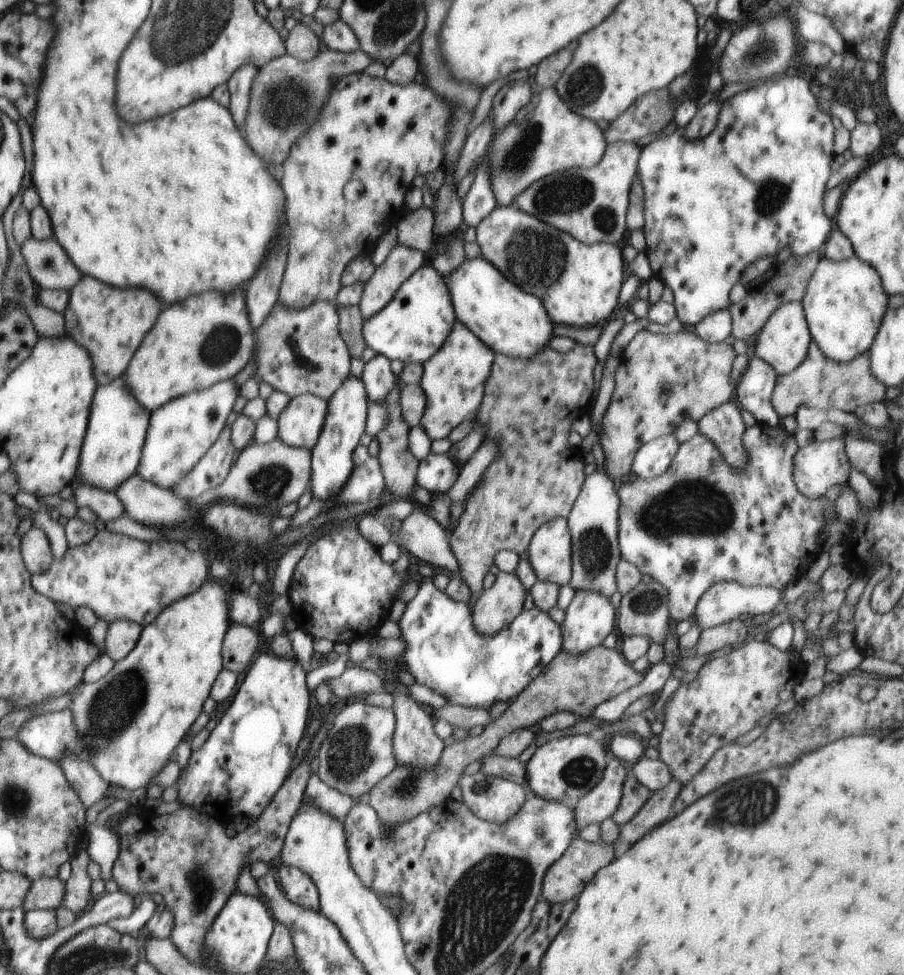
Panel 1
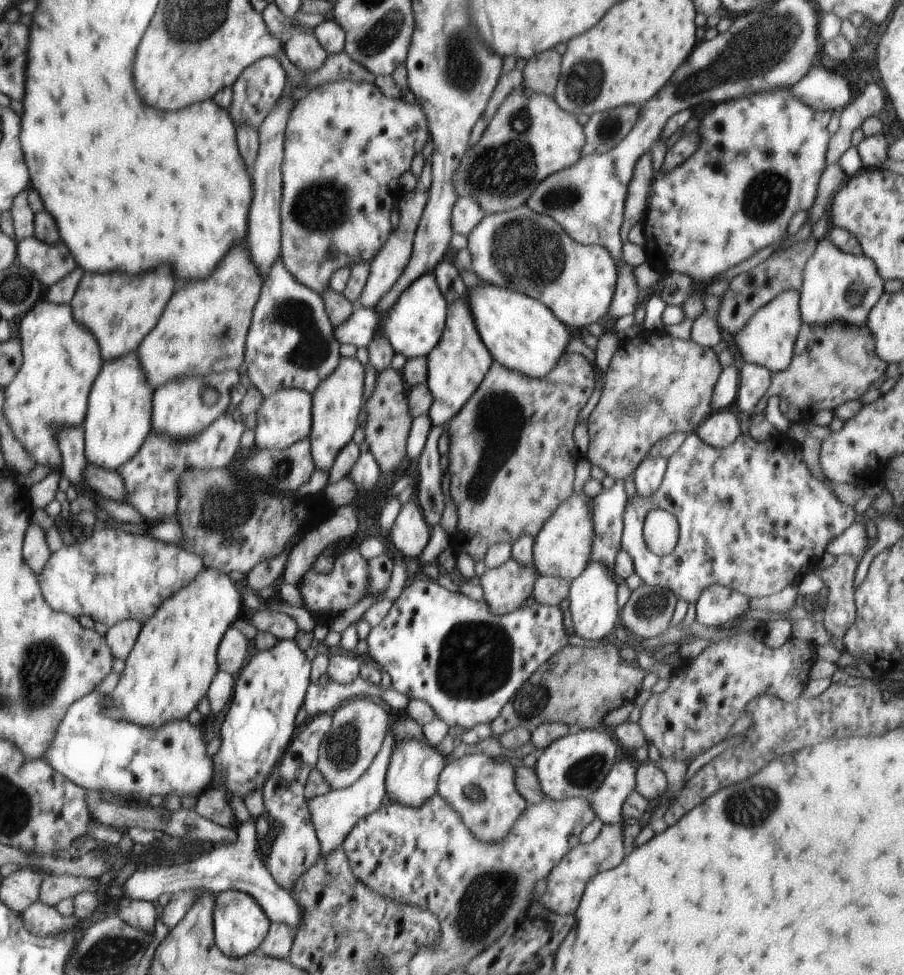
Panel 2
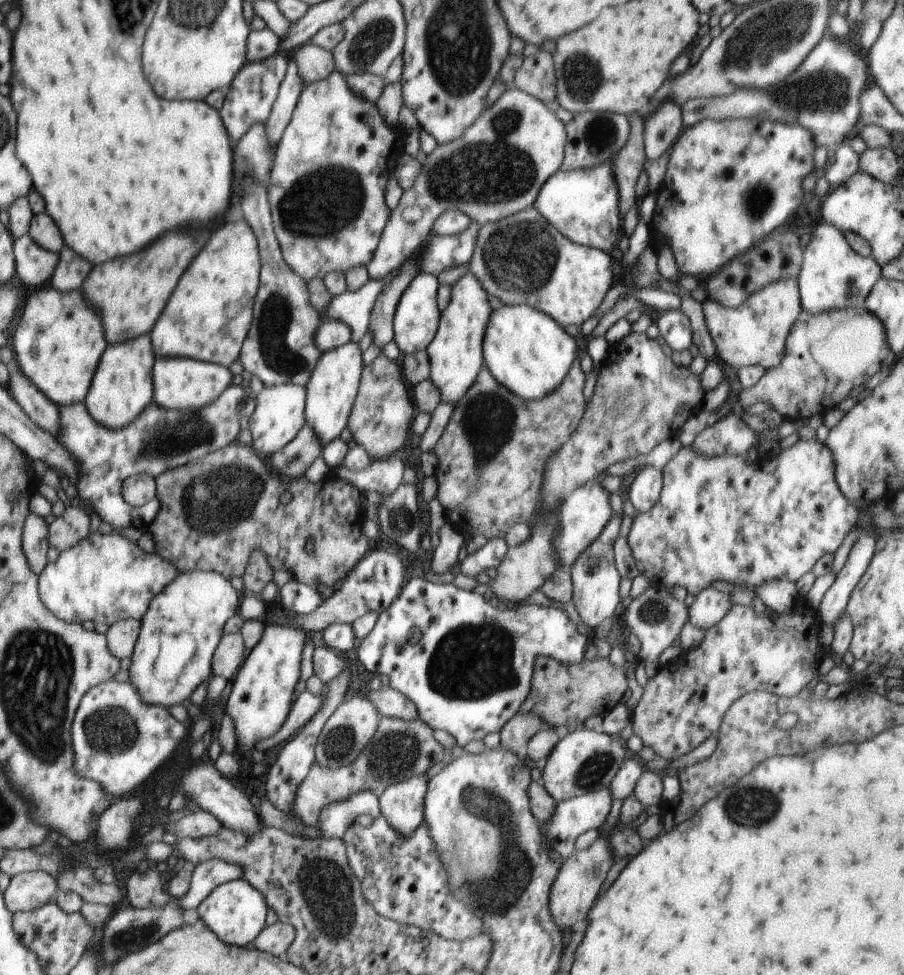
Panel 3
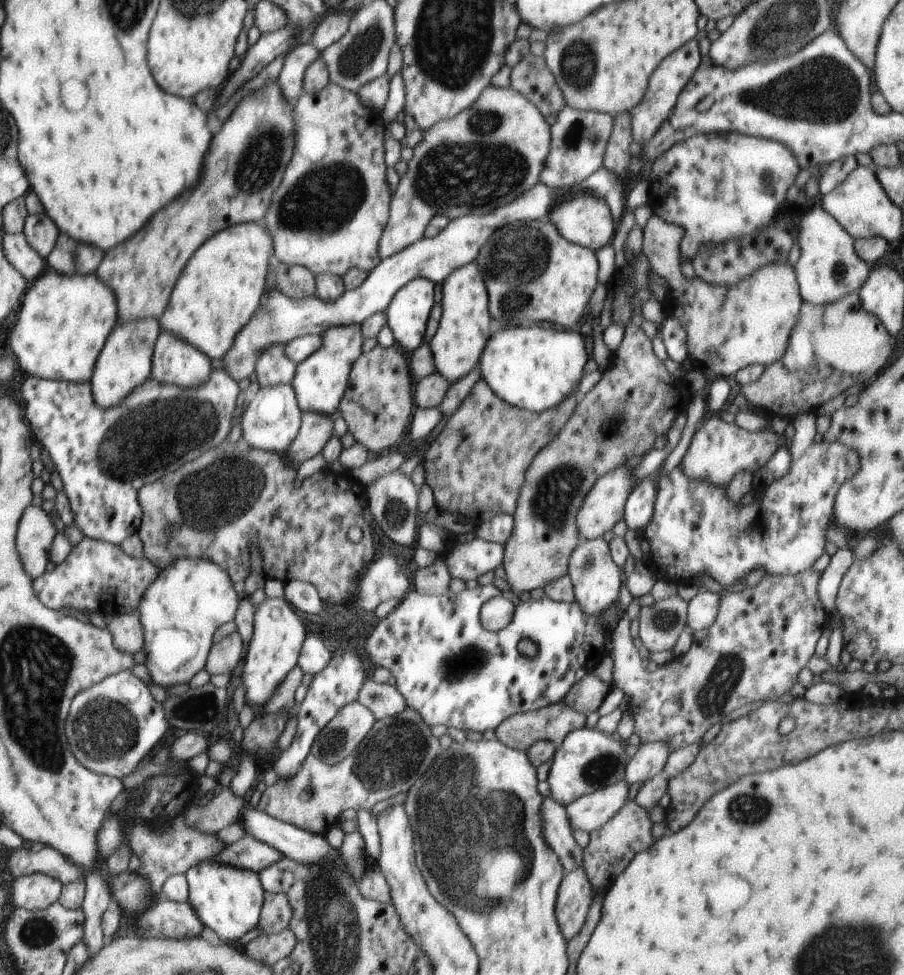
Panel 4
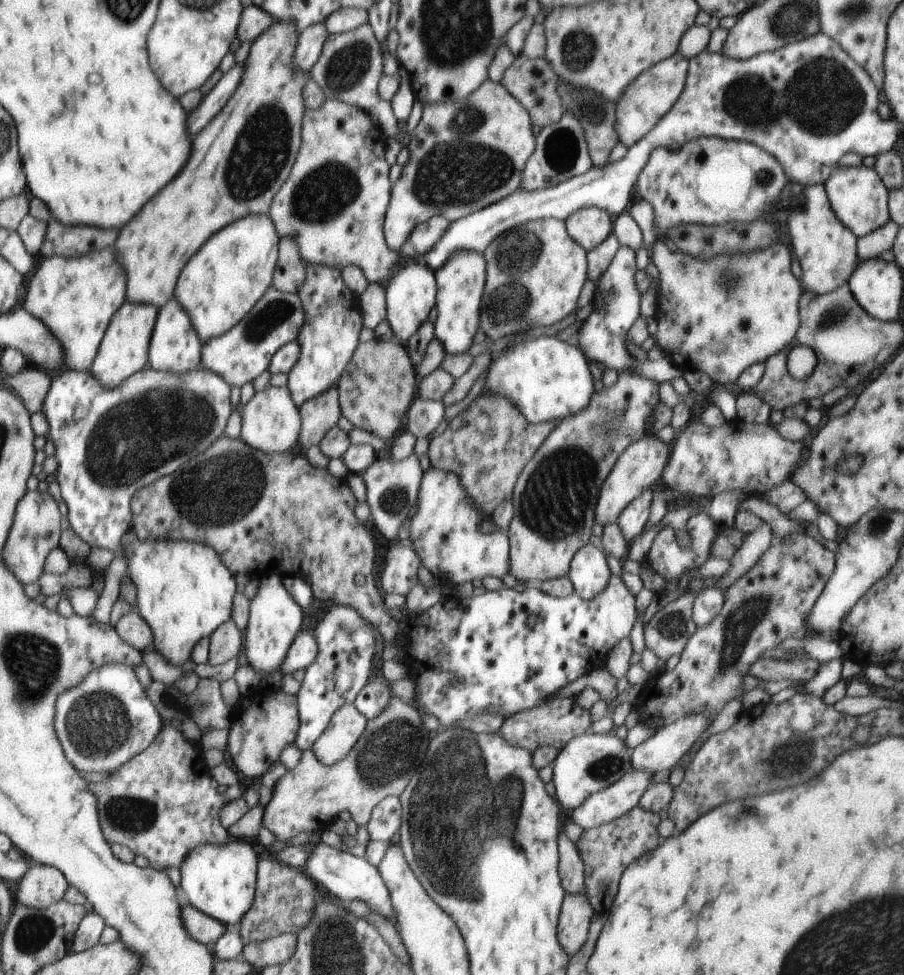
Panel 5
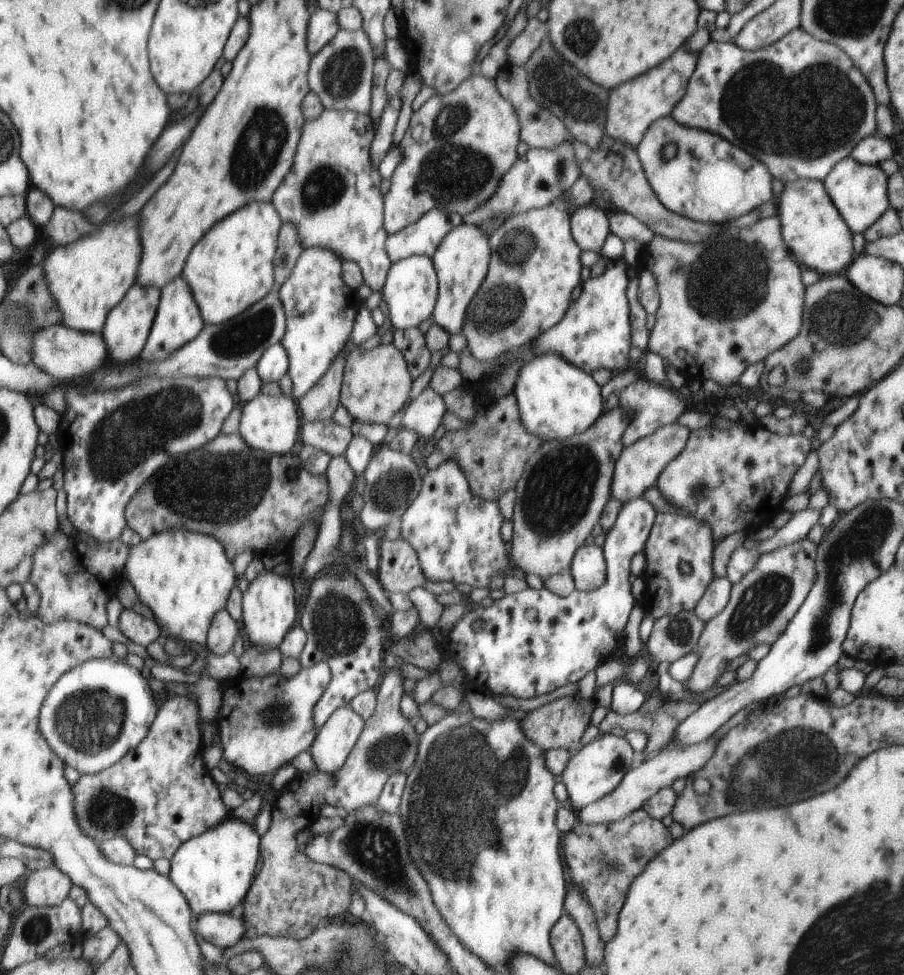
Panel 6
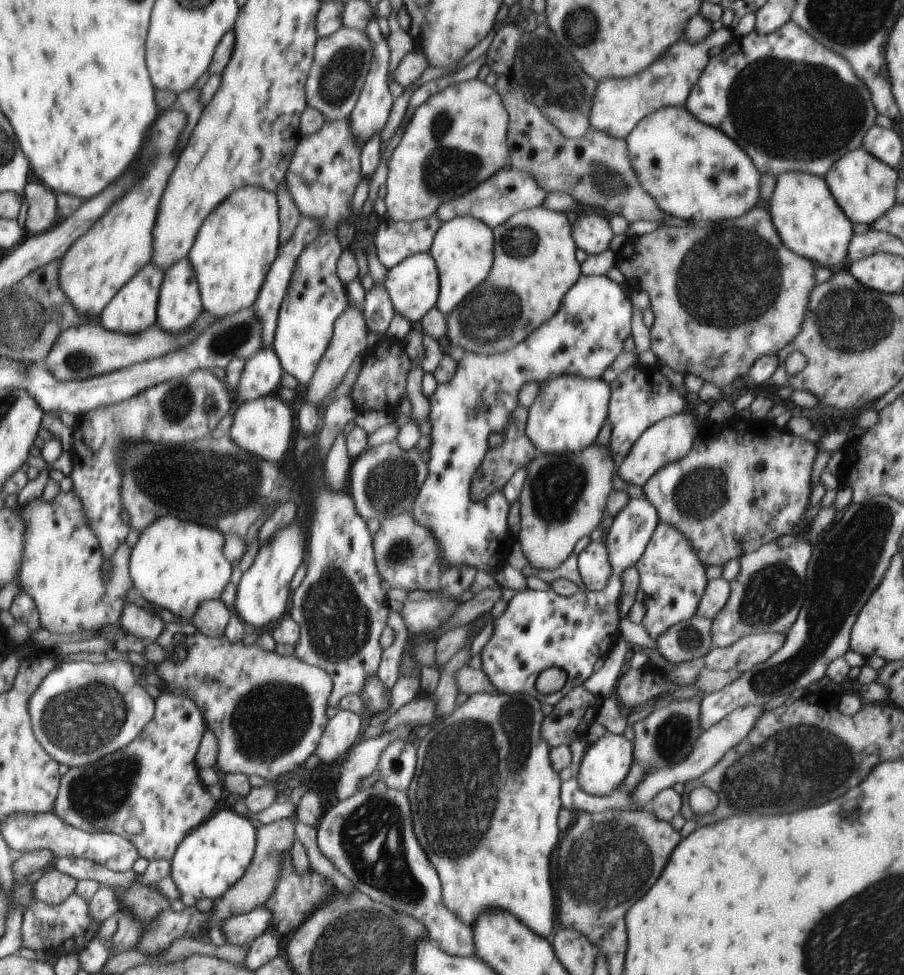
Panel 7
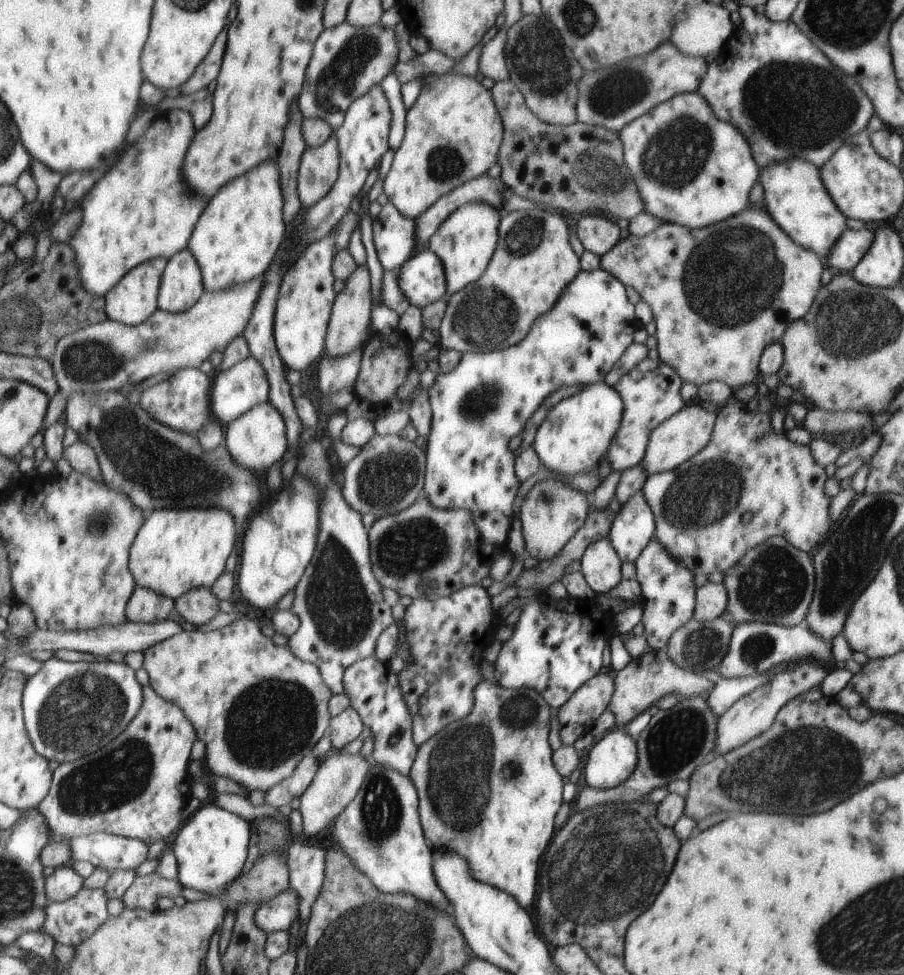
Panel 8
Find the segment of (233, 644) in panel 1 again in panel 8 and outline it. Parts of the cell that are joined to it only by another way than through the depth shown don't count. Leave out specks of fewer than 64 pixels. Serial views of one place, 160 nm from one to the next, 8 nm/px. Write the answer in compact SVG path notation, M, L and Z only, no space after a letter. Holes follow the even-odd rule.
M208 587L190 589L175 600L175 613L197 627L214 618L219 610L220 600Z

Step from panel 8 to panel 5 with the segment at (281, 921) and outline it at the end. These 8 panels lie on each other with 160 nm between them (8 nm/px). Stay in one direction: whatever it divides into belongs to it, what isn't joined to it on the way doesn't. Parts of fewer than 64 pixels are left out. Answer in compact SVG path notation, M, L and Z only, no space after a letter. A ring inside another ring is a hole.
M192 905L181 908L183 923L188 934L202 944L215 944L215 942L229 929L223 922L200 912Z

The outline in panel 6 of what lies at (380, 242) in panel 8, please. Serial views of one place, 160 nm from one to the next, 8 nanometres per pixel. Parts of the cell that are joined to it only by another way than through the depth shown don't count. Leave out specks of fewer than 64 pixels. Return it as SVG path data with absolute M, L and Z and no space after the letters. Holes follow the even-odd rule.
M430 209L418 222L405 229L388 234L385 249L392 263L414 255L431 257L447 232L463 222L458 213Z

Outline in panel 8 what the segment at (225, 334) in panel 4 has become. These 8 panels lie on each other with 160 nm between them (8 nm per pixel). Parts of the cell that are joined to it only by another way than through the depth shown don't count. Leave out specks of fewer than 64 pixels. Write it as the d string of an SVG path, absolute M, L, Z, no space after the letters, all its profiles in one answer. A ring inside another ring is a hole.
M268 160L266 164L258 164L258 168L252 168L250 172L246 172L246 176L240 175L236 179L232 179L230 184L226 184L226 188L220 188L218 194L210 200L210 204L202 211L199 216L197 223L195 224L194 230L192 231L192 236L190 237L187 248L192 251L194 258L197 260L198 266L200 267L202 273L202 280L206 291L222 291L225 288L230 288L237 286L240 283L246 283L251 281L257 276L264 275L265 272L270 268L270 265L274 262L276 253L283 244L283 238L287 230L287 226L283 219L283 194L280 186L280 169L277 161Z

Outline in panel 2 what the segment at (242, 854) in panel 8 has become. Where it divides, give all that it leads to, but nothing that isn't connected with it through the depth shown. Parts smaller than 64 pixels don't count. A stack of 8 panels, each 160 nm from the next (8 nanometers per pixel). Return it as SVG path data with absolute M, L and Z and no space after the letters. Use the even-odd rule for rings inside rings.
M237 890L220 891L215 896L213 912L213 933L217 947L226 956L246 957L249 952L258 951L266 938L271 922L253 896Z

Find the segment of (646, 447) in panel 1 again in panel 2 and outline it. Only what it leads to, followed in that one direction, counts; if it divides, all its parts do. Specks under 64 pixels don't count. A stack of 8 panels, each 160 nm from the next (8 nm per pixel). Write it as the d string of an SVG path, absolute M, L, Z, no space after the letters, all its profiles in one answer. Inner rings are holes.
M646 456L634 471L634 484L640 497L652 496L662 484L667 467L664 457L650 458Z

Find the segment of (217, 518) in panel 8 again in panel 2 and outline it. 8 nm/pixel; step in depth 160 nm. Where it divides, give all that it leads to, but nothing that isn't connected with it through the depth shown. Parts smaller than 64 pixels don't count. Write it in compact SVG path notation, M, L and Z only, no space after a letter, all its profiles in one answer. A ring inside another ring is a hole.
M202 569L184 588L162 601L152 616L143 624L140 634L125 660L125 668L114 691L108 696L113 701L109 715L119 721L158 728L170 720L186 718L190 710L207 696L215 674L219 671L217 650L225 632L243 615L241 594L230 577L216 569Z

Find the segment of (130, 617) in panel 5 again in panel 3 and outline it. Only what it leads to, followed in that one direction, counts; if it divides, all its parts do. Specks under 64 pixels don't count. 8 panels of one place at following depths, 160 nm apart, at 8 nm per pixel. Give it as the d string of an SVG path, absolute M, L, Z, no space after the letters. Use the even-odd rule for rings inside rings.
M125 618L111 624L107 633L108 645L119 659L132 656L141 627L138 619Z

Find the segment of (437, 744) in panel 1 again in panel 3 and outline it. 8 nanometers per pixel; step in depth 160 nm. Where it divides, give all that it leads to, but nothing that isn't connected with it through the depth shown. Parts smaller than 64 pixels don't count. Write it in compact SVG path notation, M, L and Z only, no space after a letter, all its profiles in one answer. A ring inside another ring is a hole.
M424 774L390 785L379 796L381 815L402 837L409 837L424 821L428 782Z

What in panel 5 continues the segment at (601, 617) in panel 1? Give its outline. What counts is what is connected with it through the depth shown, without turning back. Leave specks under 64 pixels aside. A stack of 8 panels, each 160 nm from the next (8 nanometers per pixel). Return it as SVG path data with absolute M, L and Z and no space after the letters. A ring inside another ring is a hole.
M589 542L574 555L567 576L575 593L590 600L605 590L611 574L605 552Z

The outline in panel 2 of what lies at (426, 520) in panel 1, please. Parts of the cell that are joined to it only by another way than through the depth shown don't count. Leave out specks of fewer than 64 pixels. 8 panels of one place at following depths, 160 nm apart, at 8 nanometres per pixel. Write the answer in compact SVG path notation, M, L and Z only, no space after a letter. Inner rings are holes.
M410 499L401 505L388 530L390 540L404 556L417 558L429 542L428 526L421 506Z

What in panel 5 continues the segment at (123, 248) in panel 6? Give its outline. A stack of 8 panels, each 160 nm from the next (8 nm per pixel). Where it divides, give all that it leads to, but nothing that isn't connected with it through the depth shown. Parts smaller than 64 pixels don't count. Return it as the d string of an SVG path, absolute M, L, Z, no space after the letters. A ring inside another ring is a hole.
M114 246L83 254L82 258L54 255L45 260L34 272L26 296L24 309L41 320L65 346L66 368L75 371L92 371L92 364L112 315L127 298L127 274L117 259Z

